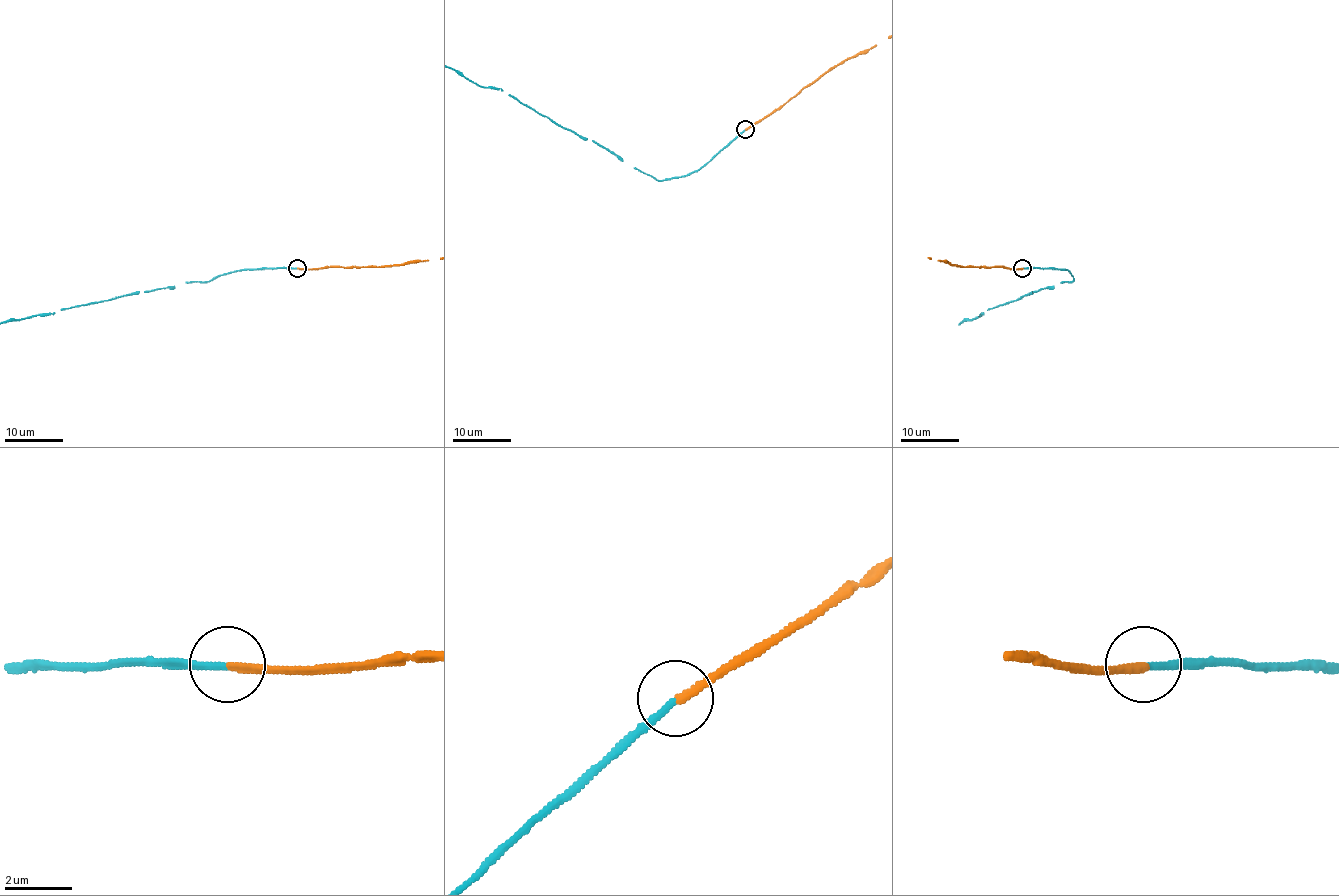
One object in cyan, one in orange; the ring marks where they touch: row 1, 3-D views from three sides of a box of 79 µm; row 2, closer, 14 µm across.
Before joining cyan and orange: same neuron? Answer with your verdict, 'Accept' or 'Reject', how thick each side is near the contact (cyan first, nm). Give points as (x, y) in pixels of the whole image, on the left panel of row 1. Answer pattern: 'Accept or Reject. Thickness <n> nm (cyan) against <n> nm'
Accept. Thickness 200 nm (cyan) against 220 nm

